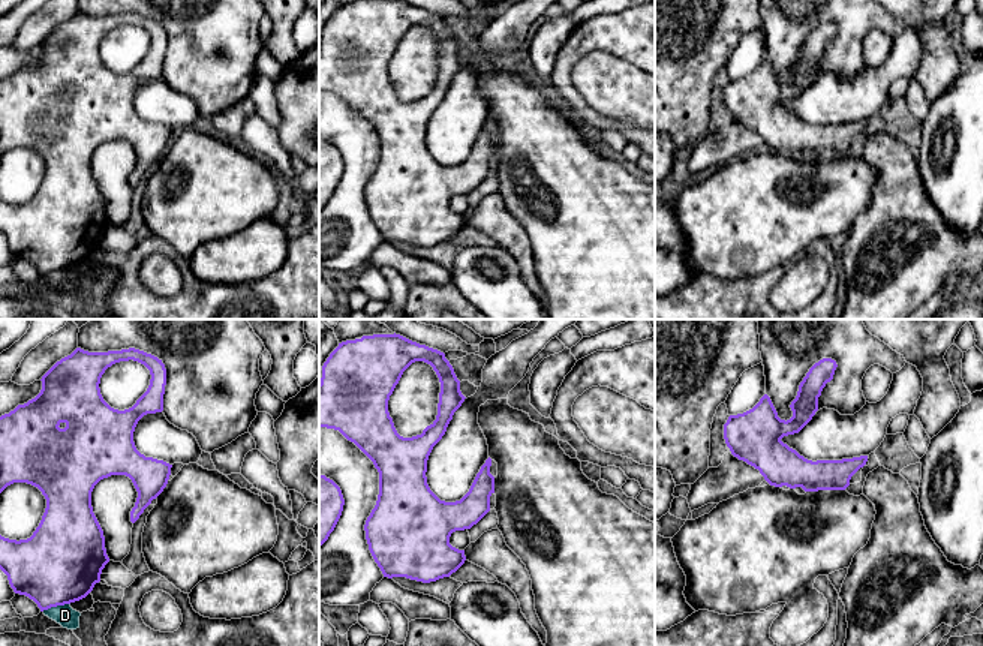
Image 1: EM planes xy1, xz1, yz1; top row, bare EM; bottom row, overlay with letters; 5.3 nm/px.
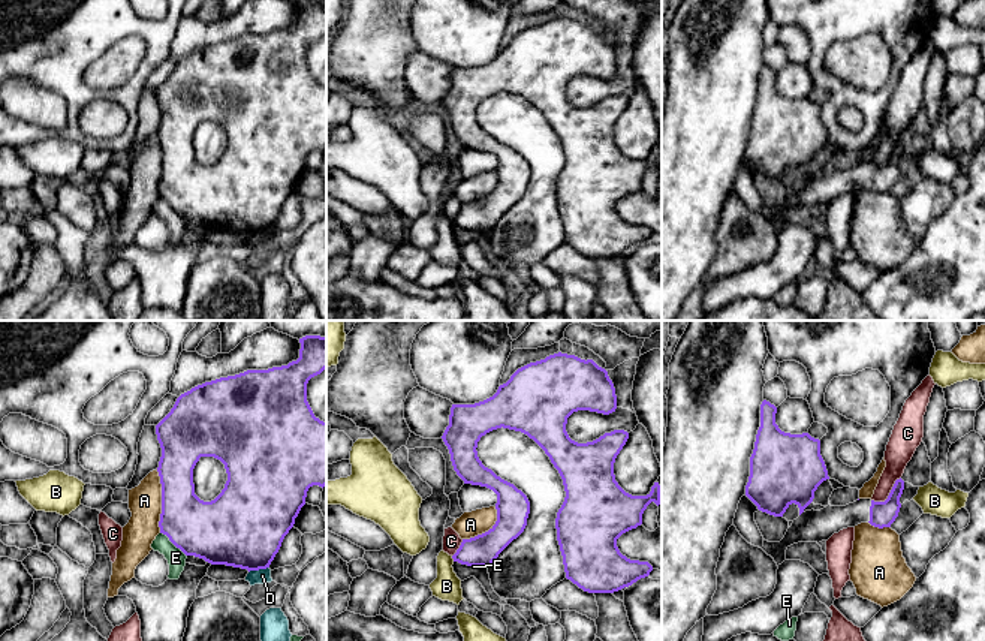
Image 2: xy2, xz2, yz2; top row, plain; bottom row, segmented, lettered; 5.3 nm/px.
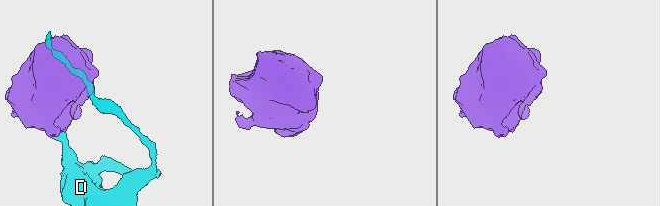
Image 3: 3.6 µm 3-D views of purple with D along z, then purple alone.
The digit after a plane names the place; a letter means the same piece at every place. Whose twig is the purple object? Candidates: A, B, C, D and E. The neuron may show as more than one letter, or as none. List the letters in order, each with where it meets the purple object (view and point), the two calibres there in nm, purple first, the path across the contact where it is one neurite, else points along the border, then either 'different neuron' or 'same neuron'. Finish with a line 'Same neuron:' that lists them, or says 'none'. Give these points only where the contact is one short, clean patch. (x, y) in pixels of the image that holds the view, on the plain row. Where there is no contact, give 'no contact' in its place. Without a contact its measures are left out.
A: contact xy2 (162, 165); calibres 300 and 180 nm; different neuron
B: contact xz2 (452, 222); calibres 170 and 150 nm; border xz2 (451, 220), (454, 225); different neuron
C: contact yz2 (889, 159); calibres 140 and 150 nm; border yz2 (900, 141), (883, 165), (871, 165); different neuron
D: contact xy1 (56, 270); calibres 440 and 110 nm; border xy1 (69, 267), (42, 275); different neuron
E: contact xy2 (174, 208); calibres 340 and 100 nm; different neuron
Same neuron: none

